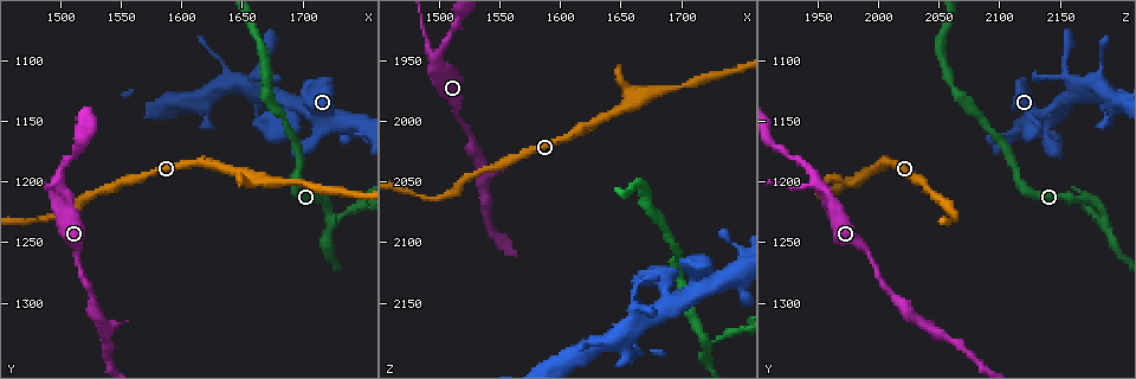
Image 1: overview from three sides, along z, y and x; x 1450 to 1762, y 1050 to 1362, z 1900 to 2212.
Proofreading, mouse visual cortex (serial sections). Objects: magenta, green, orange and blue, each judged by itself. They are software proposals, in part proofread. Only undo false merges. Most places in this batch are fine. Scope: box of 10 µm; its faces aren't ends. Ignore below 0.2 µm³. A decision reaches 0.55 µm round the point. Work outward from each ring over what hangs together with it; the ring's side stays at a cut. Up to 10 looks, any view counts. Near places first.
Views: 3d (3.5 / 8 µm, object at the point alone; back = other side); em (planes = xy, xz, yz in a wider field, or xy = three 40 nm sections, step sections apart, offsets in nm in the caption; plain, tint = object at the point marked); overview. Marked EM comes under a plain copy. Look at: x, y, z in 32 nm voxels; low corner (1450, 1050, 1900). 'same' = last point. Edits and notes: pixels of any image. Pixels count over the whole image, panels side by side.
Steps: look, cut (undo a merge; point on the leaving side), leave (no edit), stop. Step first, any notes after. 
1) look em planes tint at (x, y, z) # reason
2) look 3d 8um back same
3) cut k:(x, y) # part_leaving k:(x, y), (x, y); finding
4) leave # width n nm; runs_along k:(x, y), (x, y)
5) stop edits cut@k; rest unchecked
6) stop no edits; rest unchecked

look em xy step 3 tint at (1722, 1228, 2184) # a fork

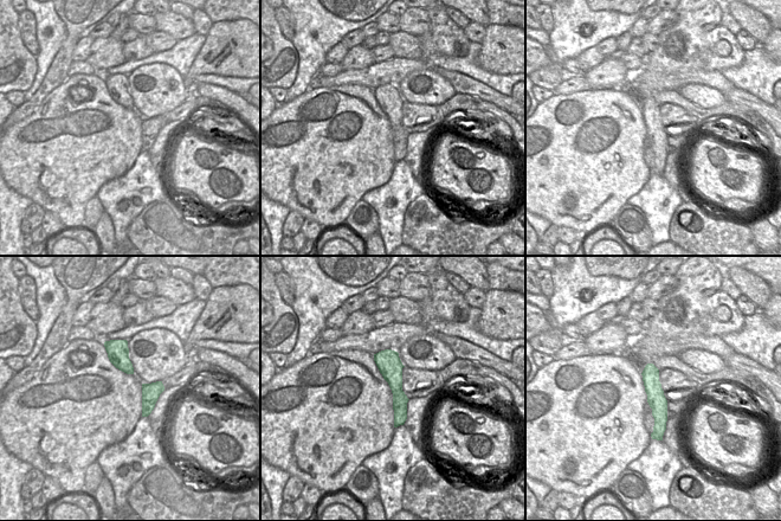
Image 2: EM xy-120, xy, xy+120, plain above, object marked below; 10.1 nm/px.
look 3d 3.5um back same # wider look

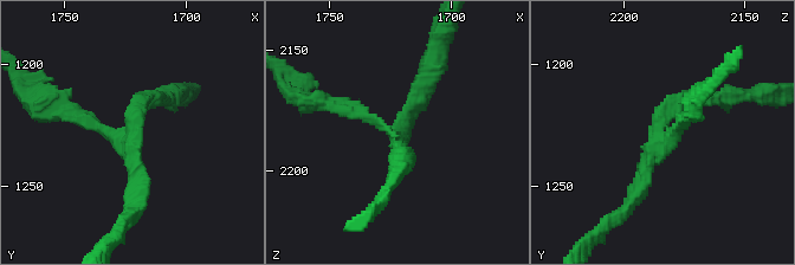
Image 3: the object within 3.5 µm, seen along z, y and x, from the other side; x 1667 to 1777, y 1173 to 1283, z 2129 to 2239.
cut 3:(78, 116) # arms 3; arm_widths 200, 200, 250 nm; border 2:(147, 384), (142, 403); two cells meet here

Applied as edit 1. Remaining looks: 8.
look 3d 3.5um back at (1682, 1150, 2128) # abrupt turn

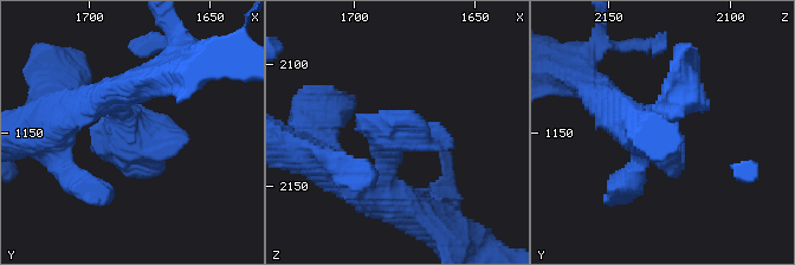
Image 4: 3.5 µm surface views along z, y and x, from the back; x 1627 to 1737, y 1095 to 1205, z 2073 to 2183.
look em xy step 1 tint at (1683, 1149, 2128) # need the tissue

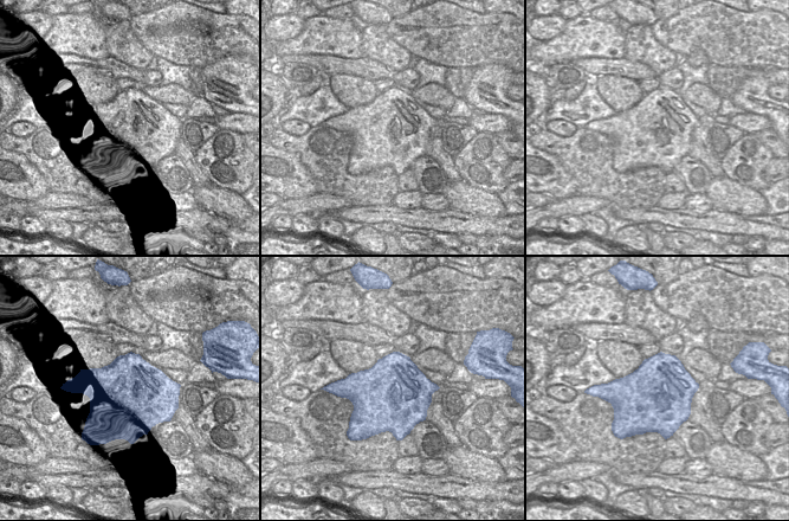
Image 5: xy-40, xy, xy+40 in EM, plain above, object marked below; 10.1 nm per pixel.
leave # one cell here

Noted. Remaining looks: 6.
look 3d 8um back at (1680, 1200, 1976)

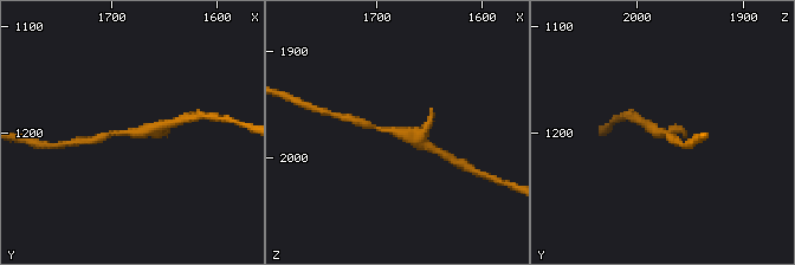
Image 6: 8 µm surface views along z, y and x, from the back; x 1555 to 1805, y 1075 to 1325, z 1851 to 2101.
look 3d 3.5um back same # zoom in

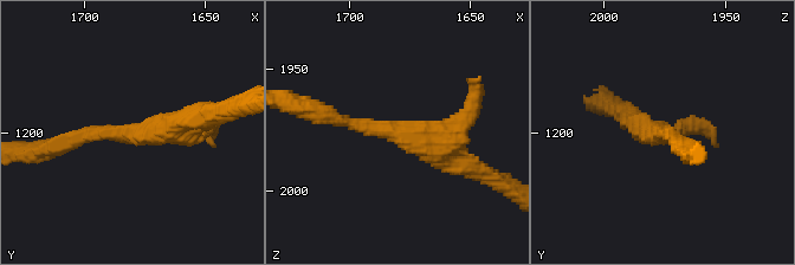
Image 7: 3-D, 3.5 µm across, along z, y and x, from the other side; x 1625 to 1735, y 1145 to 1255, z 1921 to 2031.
look em xy step 3 tint at (1682, 1200, 1975) # arm_widths 200, 350 nm; shape alone is not enough

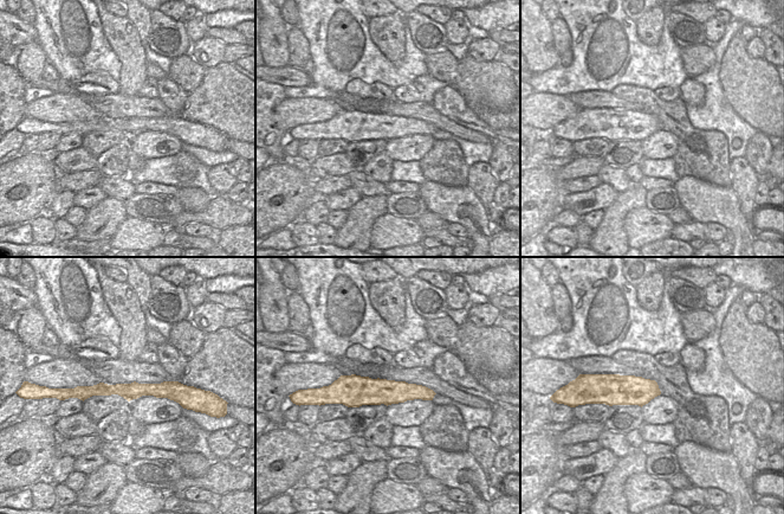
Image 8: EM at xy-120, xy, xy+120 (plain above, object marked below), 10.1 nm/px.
leave # runs_along 8:(73, 391), (166, 390), (173, 397); continuous, no second cell

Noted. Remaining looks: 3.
look 3d 3.5um at (1500, 1200, 1952) # three arms meet

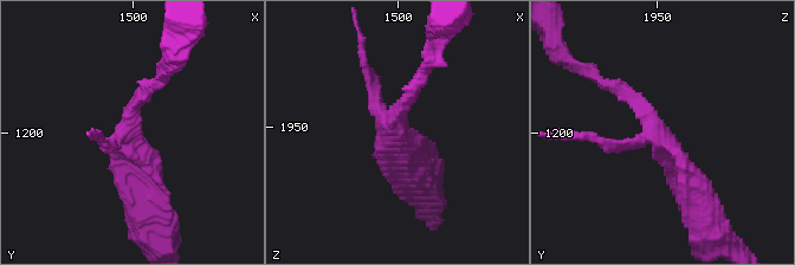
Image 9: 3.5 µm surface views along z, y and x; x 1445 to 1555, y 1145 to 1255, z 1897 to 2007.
look em xy step 1 tint at (1498, 1201, 1950) # arms 3; arm_widths 150, 200, 300 nm

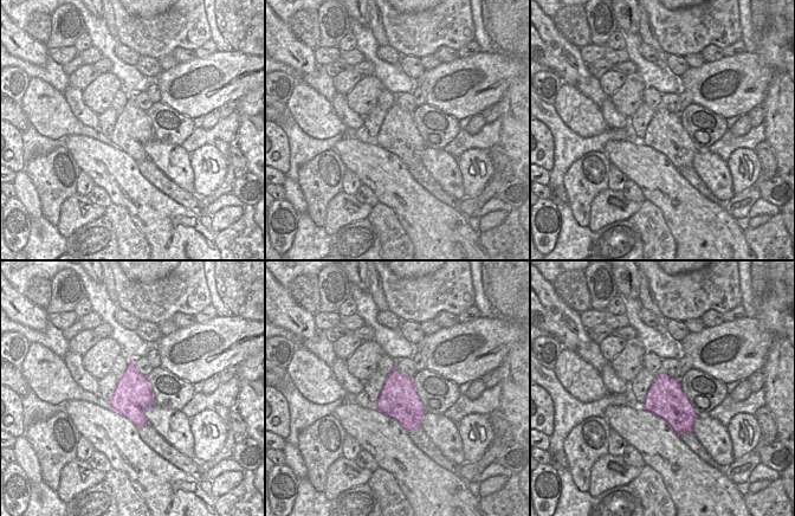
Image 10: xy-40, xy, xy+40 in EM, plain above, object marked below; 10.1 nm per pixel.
leave # continuous, no second cell

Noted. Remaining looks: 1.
stop edits cut@3; rest unchecked

